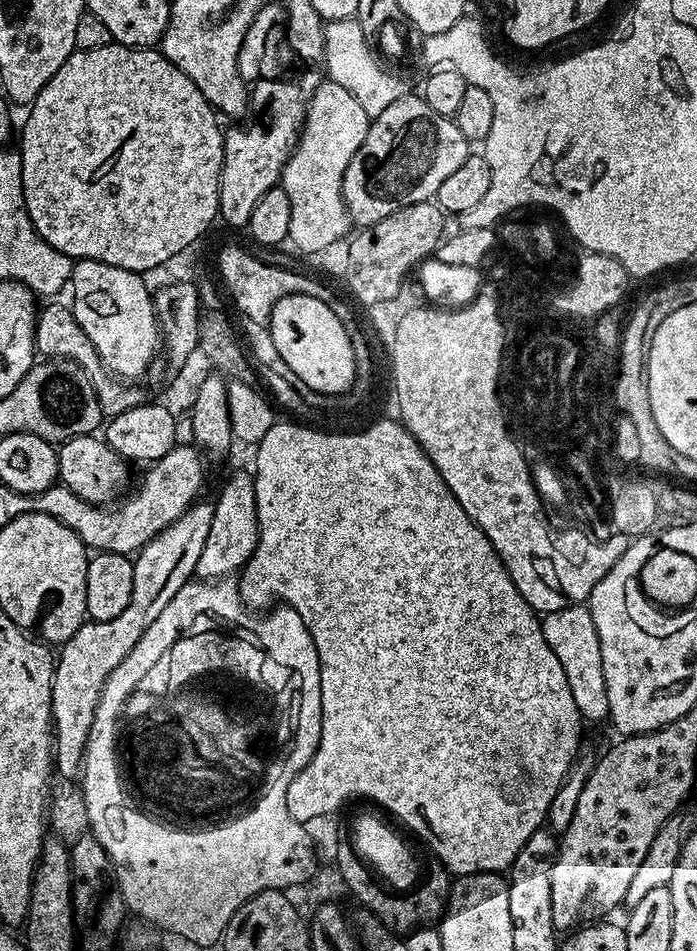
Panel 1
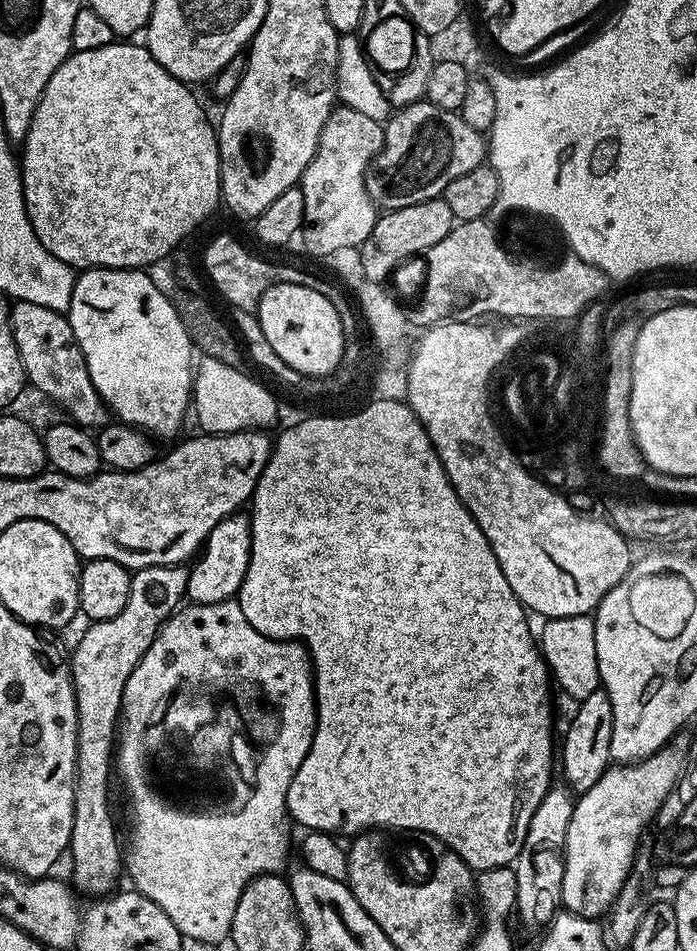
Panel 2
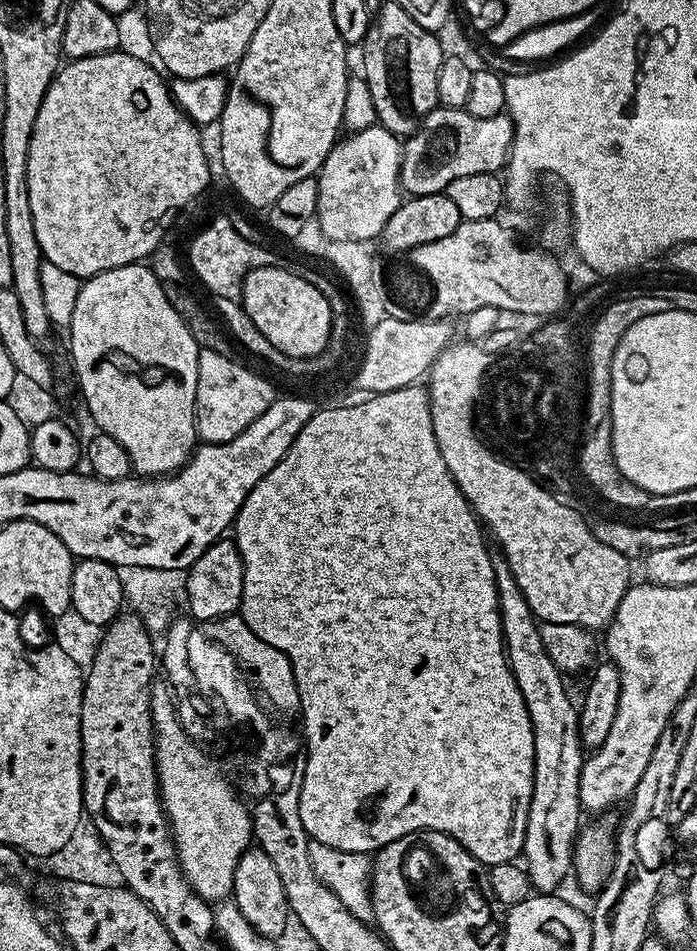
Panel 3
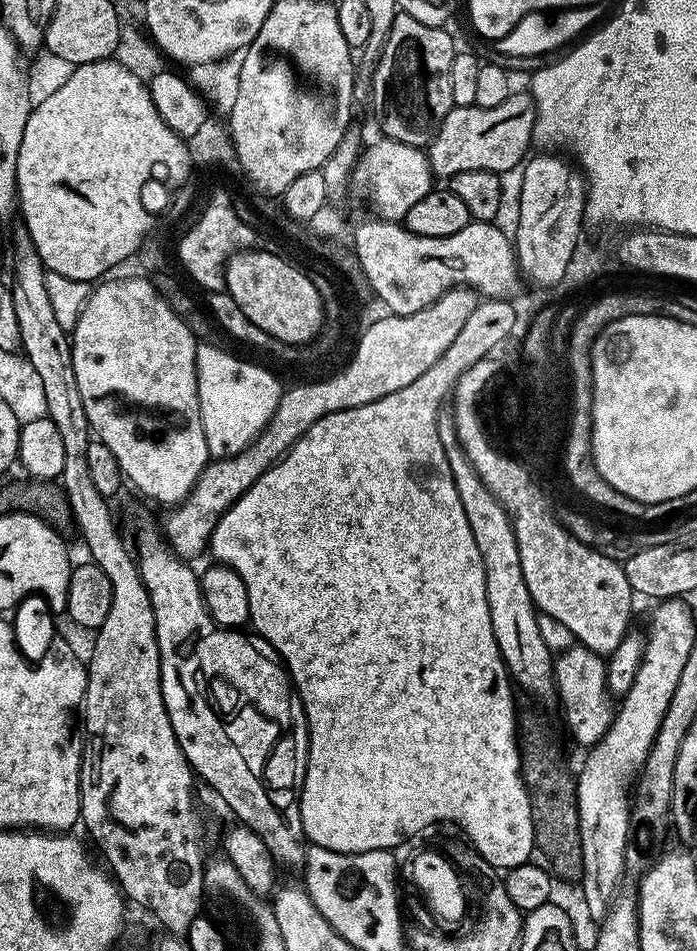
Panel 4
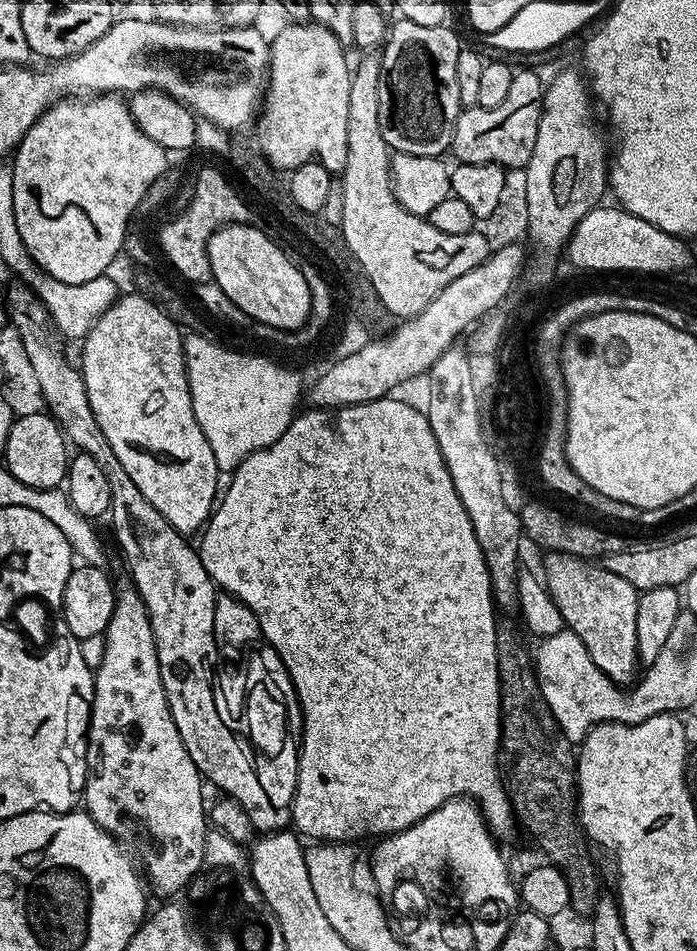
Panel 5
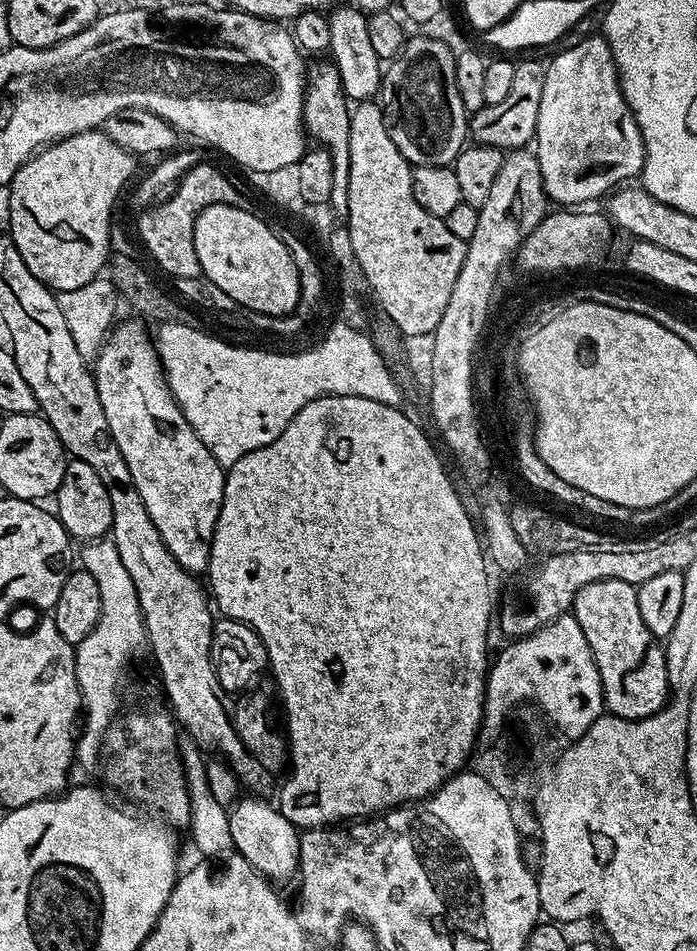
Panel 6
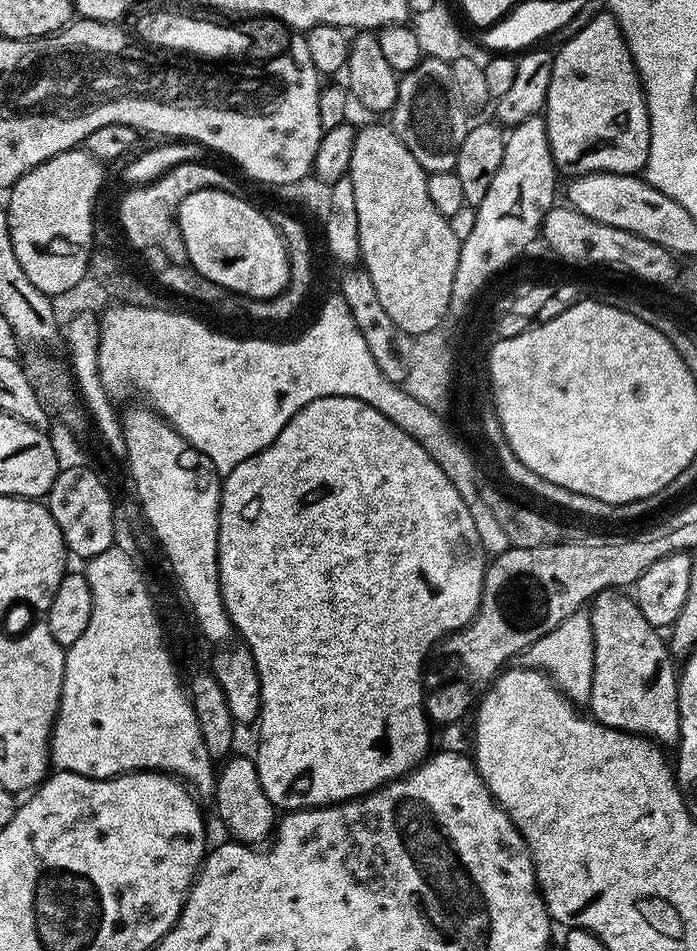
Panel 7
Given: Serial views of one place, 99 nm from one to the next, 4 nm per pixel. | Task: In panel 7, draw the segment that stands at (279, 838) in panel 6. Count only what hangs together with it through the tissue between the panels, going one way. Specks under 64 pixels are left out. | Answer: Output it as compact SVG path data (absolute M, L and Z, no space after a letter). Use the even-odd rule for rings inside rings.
M232 754L219 765L216 777L214 805L224 828L233 841L249 846L260 846L273 835L278 823L278 809L266 798L262 782L258 782L256 761L251 755ZM265 839L265 840L264 840ZM264 840L264 841L263 841Z

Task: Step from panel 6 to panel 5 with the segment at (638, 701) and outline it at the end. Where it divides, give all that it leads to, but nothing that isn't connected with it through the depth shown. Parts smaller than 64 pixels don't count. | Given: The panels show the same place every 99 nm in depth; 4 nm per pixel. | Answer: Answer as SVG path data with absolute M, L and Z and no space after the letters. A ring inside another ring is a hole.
M549 551L544 557L543 583L554 598L558 610L562 614L566 628L572 631L586 644L596 666L619 686L628 686L637 679L638 657L636 654L636 623L638 622L638 602L640 597L634 586L618 574L610 574L599 563L591 559L581 559L579 556L568 556L564 552Z

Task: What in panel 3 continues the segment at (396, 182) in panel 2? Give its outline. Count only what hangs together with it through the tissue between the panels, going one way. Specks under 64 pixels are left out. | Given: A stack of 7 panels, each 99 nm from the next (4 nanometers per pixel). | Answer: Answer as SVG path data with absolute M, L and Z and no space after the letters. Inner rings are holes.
M437 106L430 115L421 120L415 132L403 141L400 154L400 187L408 196L421 196L443 192L454 178L465 174L499 173L508 163L508 153L512 151L512 118L501 114L494 118L474 118L464 108Z

